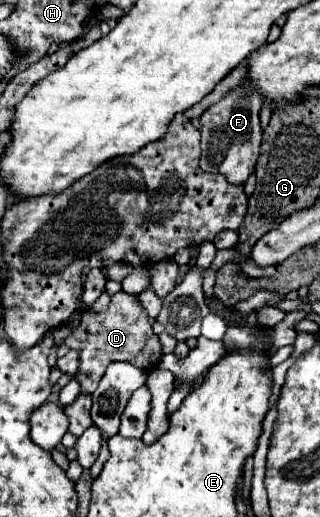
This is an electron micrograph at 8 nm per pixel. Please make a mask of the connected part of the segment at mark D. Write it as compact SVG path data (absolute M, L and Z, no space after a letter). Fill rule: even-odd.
M117 292L107 310L99 314L85 314L81 324L69 334L65 340L69 348L79 348L81 358L79 358L79 372L77 380L81 382L81 392L93 392L97 388L97 382L101 380L107 364L121 360L127 362L135 358L135 366L139 368L153 368L155 362L161 358L161 344L157 334L153 332L151 324L147 322L147 312L139 304L137 296L127 294L127 292Z

